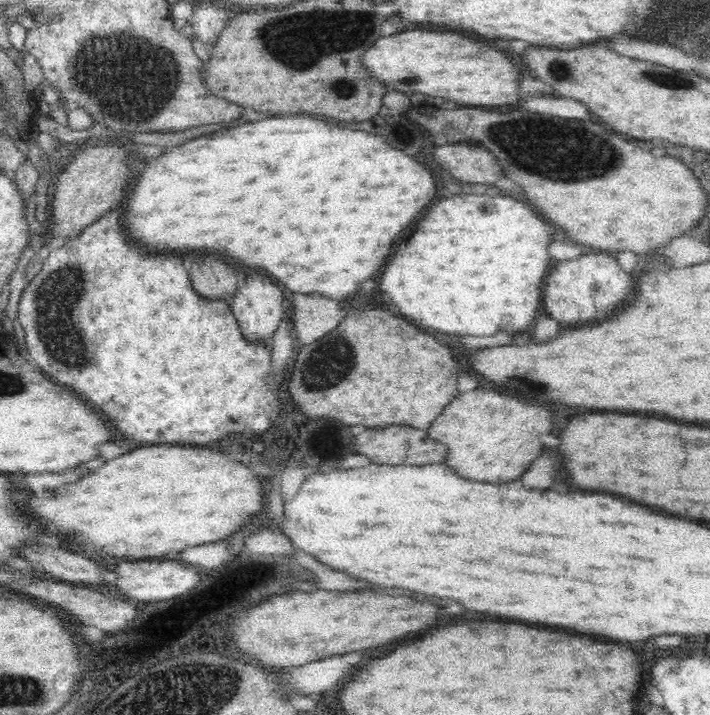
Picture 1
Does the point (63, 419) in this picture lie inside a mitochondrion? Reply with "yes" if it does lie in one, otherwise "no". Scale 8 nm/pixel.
no

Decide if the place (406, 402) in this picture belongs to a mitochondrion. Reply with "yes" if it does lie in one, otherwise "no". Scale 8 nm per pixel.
no

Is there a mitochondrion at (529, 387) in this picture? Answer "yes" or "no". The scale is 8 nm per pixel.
yes

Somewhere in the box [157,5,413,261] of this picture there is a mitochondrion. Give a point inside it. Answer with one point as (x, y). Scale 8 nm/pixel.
(299, 40)

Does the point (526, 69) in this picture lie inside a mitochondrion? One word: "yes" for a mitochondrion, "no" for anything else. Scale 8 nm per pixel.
no

